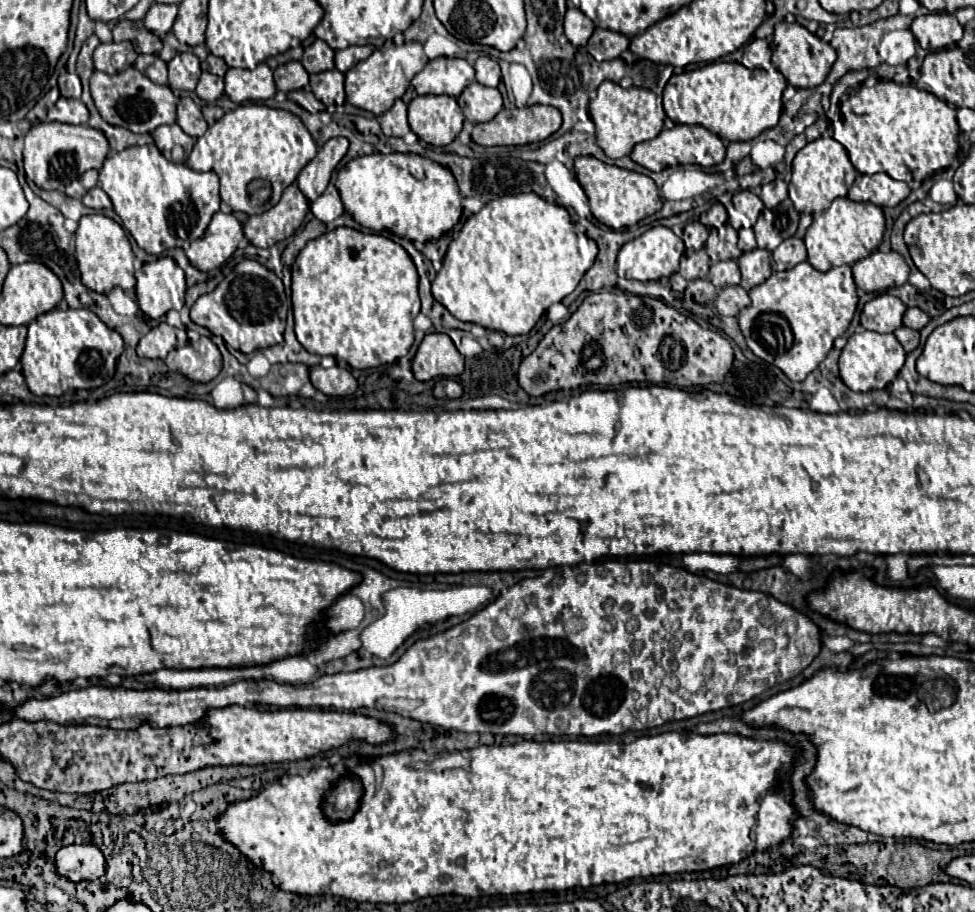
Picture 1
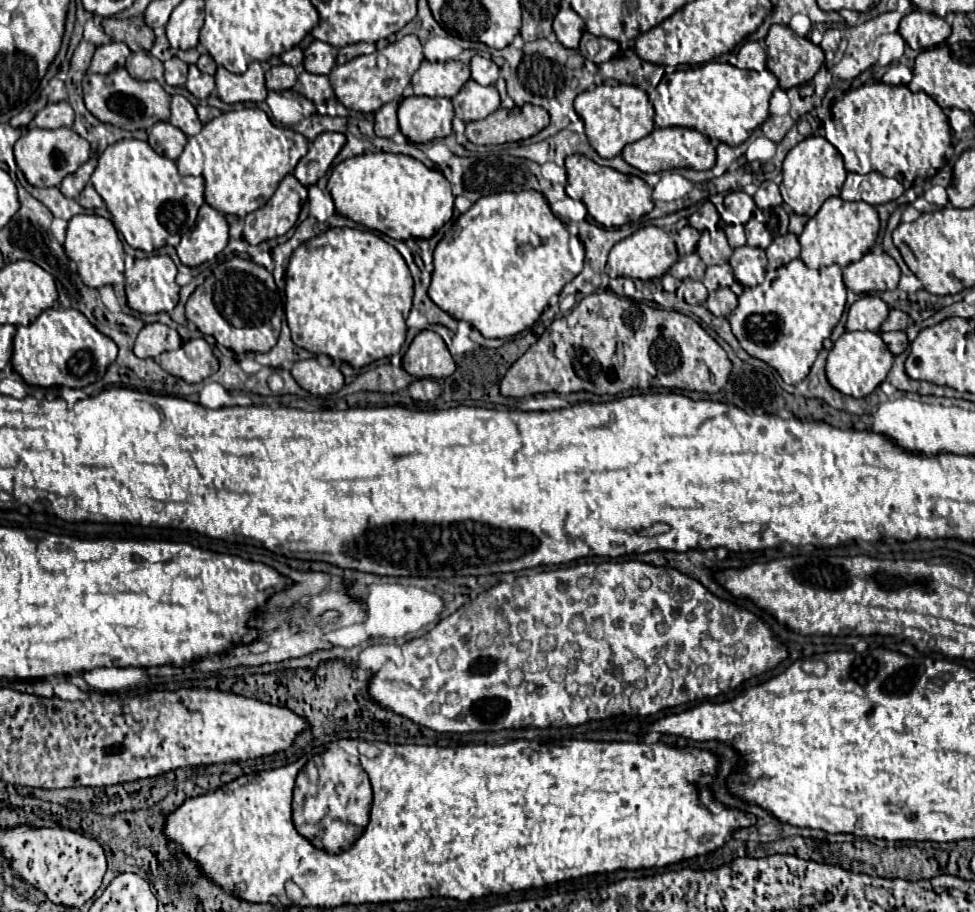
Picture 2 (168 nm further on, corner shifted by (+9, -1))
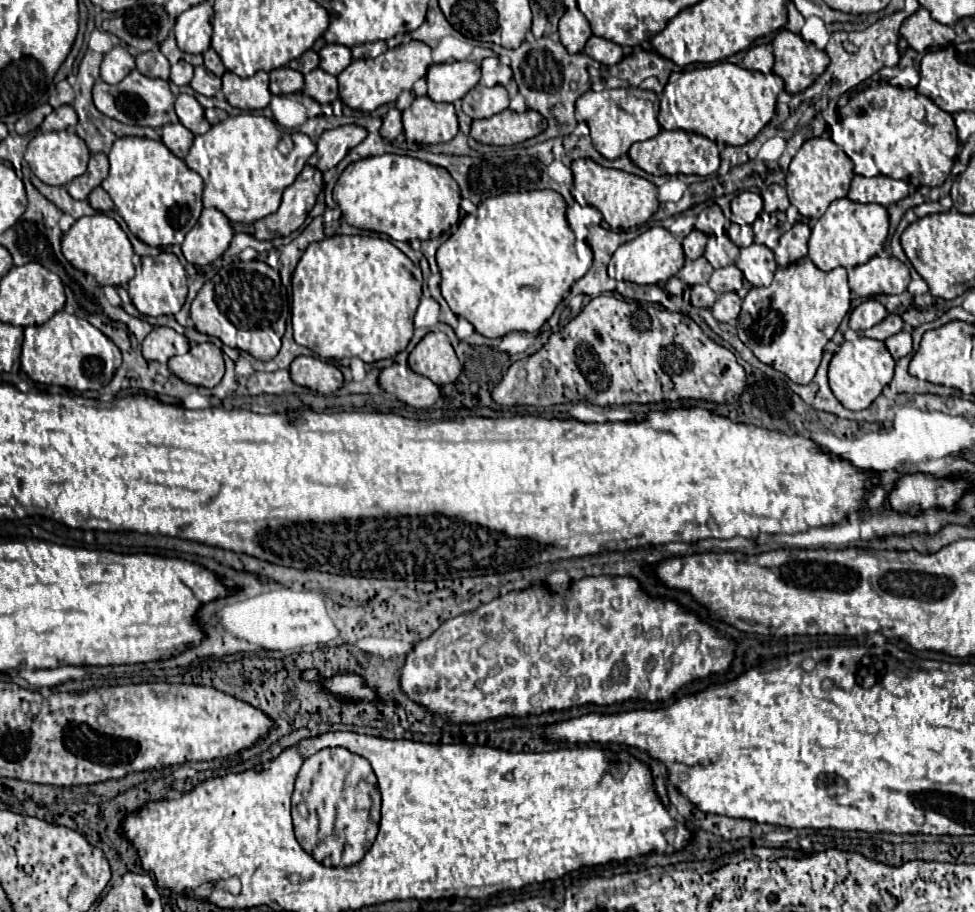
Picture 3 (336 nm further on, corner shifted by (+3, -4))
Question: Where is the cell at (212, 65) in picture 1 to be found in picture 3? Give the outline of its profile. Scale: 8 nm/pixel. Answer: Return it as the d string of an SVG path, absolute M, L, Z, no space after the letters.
M205 50L203 52L203 58L205 58L205 68L209 70L209 72L213 72L215 76L221 76L223 72L225 72L225 66L223 66L223 62L221 62L221 58L217 56L217 52L215 50Z

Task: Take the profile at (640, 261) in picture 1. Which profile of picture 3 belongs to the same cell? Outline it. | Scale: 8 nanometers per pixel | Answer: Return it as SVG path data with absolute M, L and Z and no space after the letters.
M653 226L647 232L639 234L635 240L621 244L613 254L613 266L615 266L615 278L635 284L657 284L665 282L683 268L685 254L681 248L681 242L665 228Z

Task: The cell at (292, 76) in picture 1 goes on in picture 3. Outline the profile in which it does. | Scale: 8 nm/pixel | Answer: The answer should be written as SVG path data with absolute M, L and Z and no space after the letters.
M289 66L273 70L269 72L269 76L271 76L271 84L269 84L271 94L295 94L303 90L303 74L291 70Z

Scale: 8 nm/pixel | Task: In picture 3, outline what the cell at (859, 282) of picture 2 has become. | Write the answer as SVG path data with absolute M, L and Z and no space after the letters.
M875 256L849 270L849 288L861 298L877 294L901 294L909 284L909 268L893 256Z

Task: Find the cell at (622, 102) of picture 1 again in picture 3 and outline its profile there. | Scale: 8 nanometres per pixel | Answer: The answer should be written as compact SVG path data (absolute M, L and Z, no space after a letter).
M615 88L615 90L601 90L601 92L585 92L577 104L575 104L575 116L577 120L585 120L589 130L591 130L591 138L593 138L593 146L597 152L601 152L607 160L615 160L621 158L623 154L629 152L629 148L635 142L641 140L649 140L653 136L659 134L661 126L657 122L657 114L659 114L659 100L657 94L651 90L641 90L641 88Z

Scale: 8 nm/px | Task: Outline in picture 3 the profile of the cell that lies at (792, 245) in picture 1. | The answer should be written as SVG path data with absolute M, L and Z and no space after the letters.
M793 224L793 228L785 232L785 236L781 236L779 246L775 248L775 262L779 266L787 266L807 256L809 234L811 228L807 224Z

